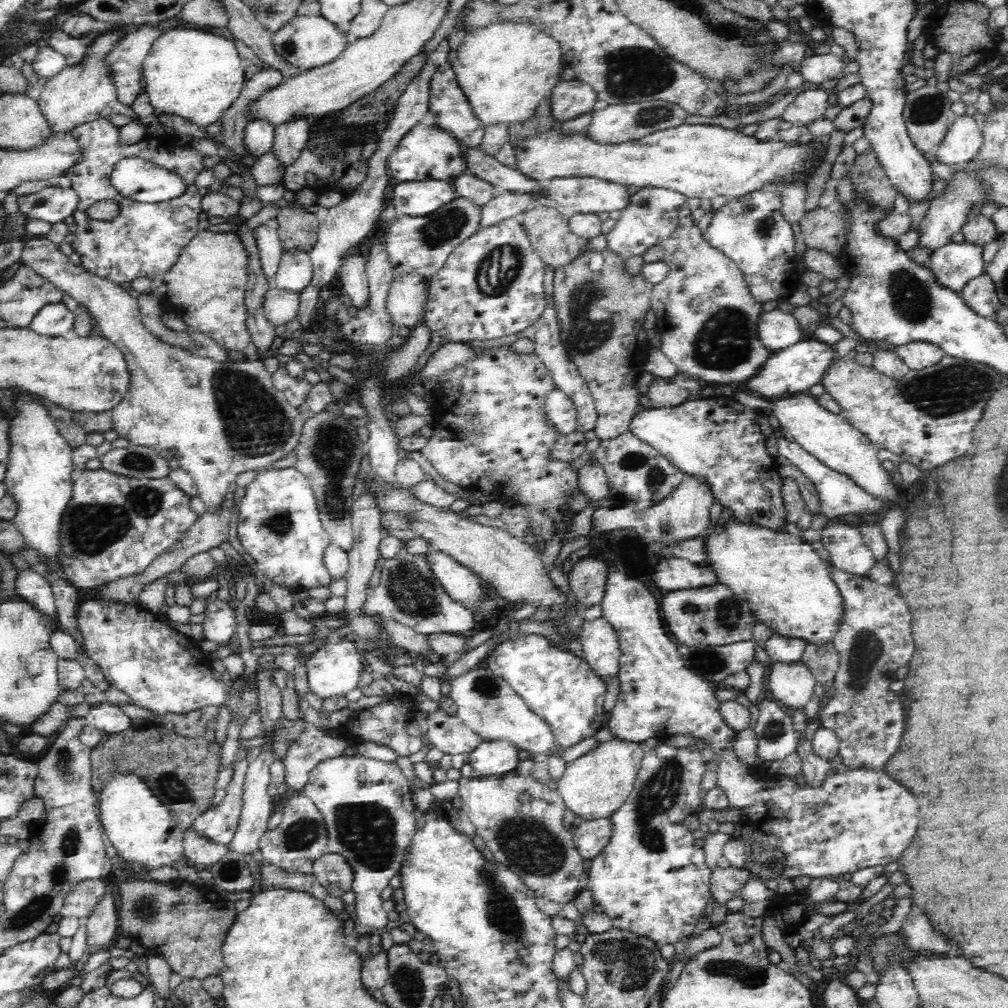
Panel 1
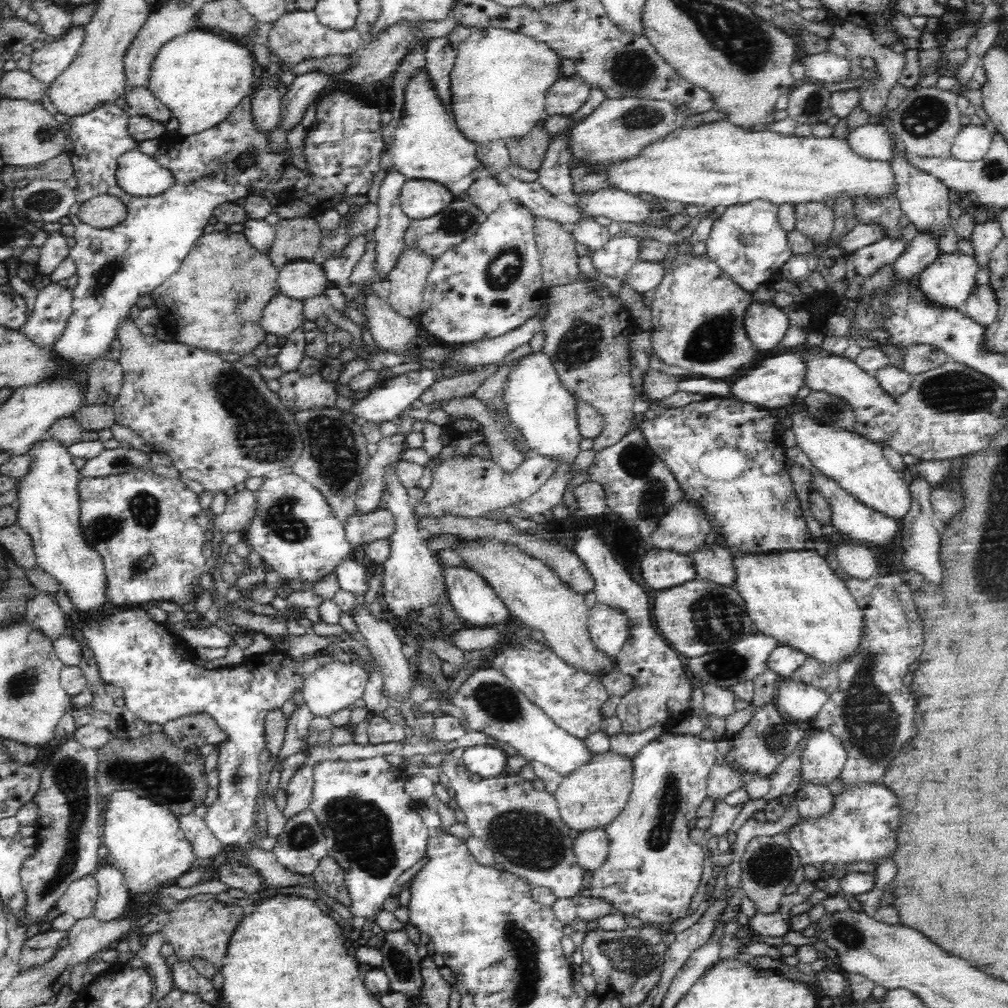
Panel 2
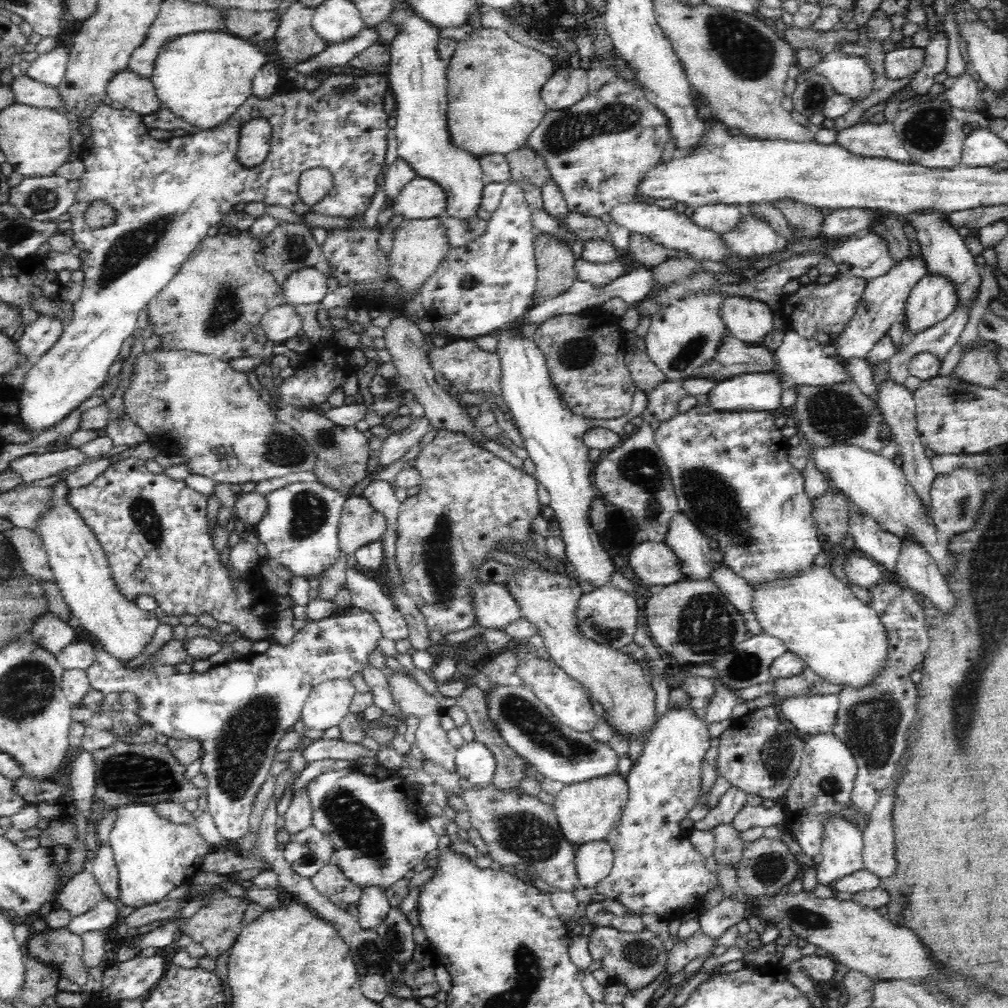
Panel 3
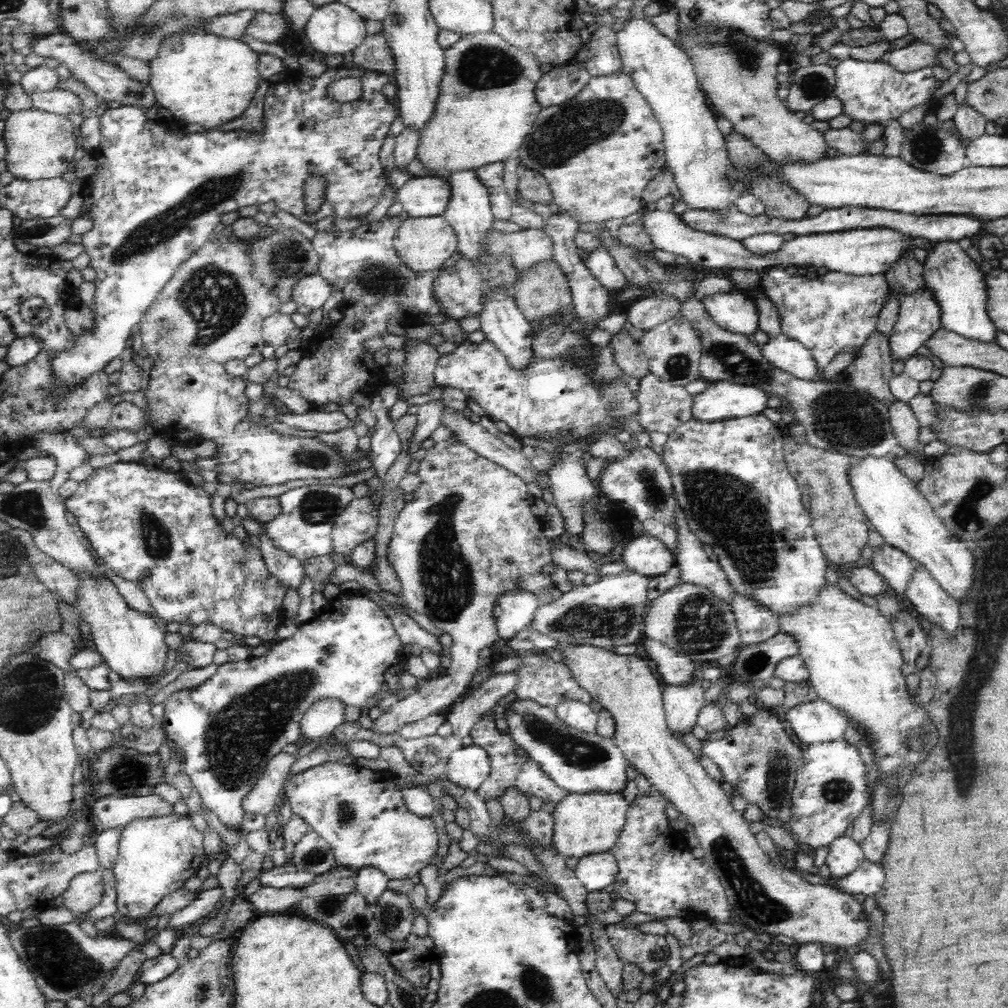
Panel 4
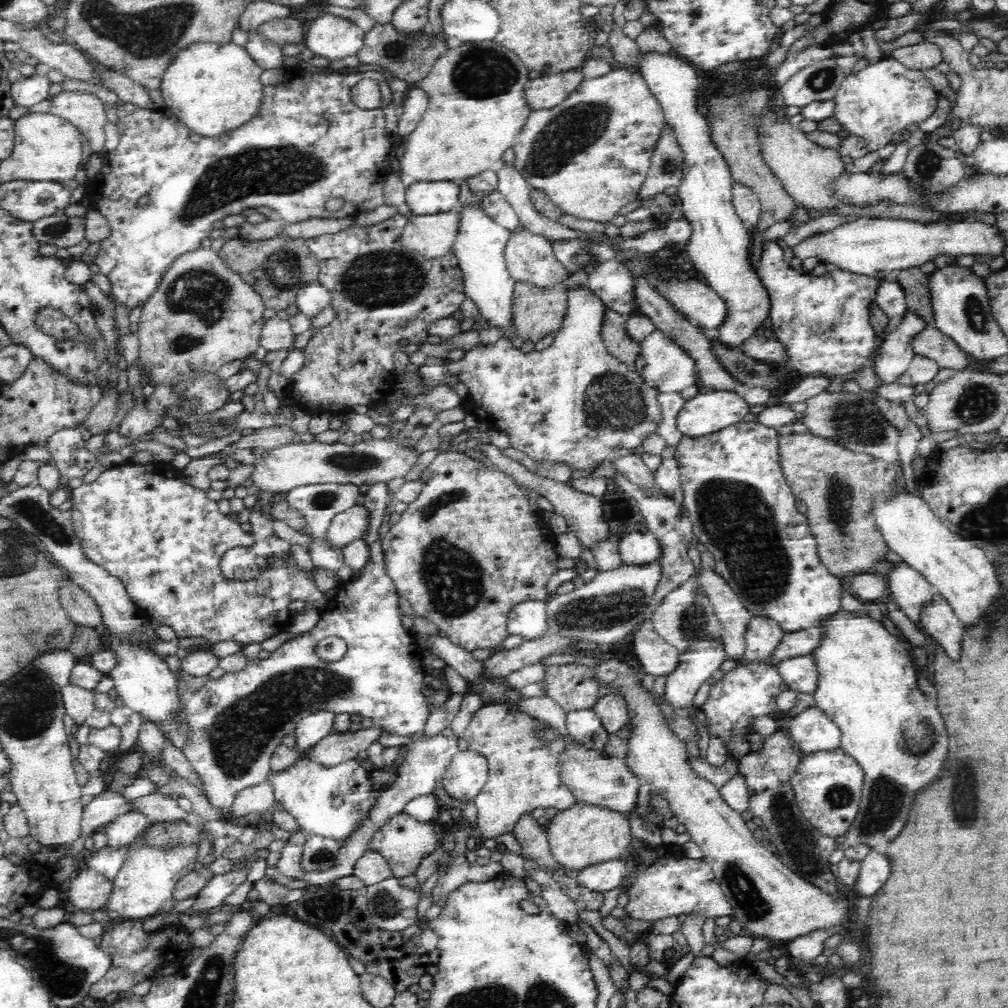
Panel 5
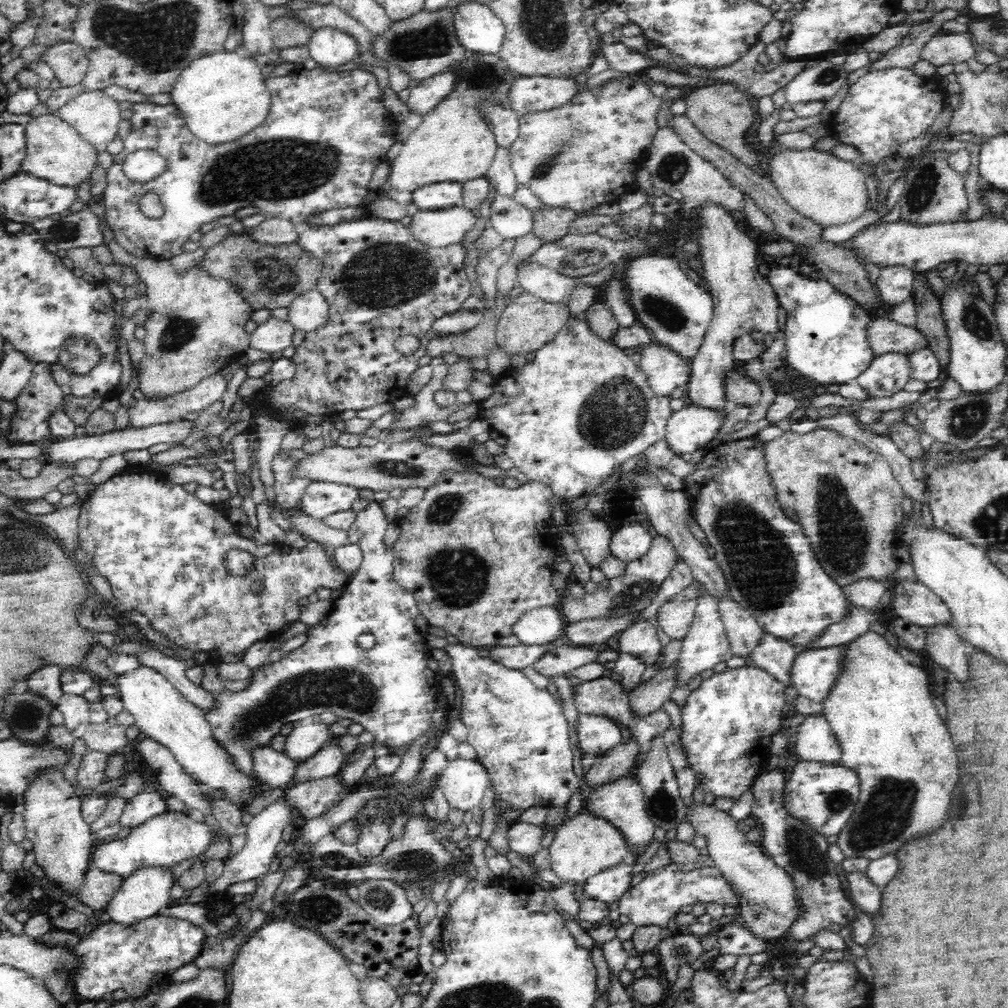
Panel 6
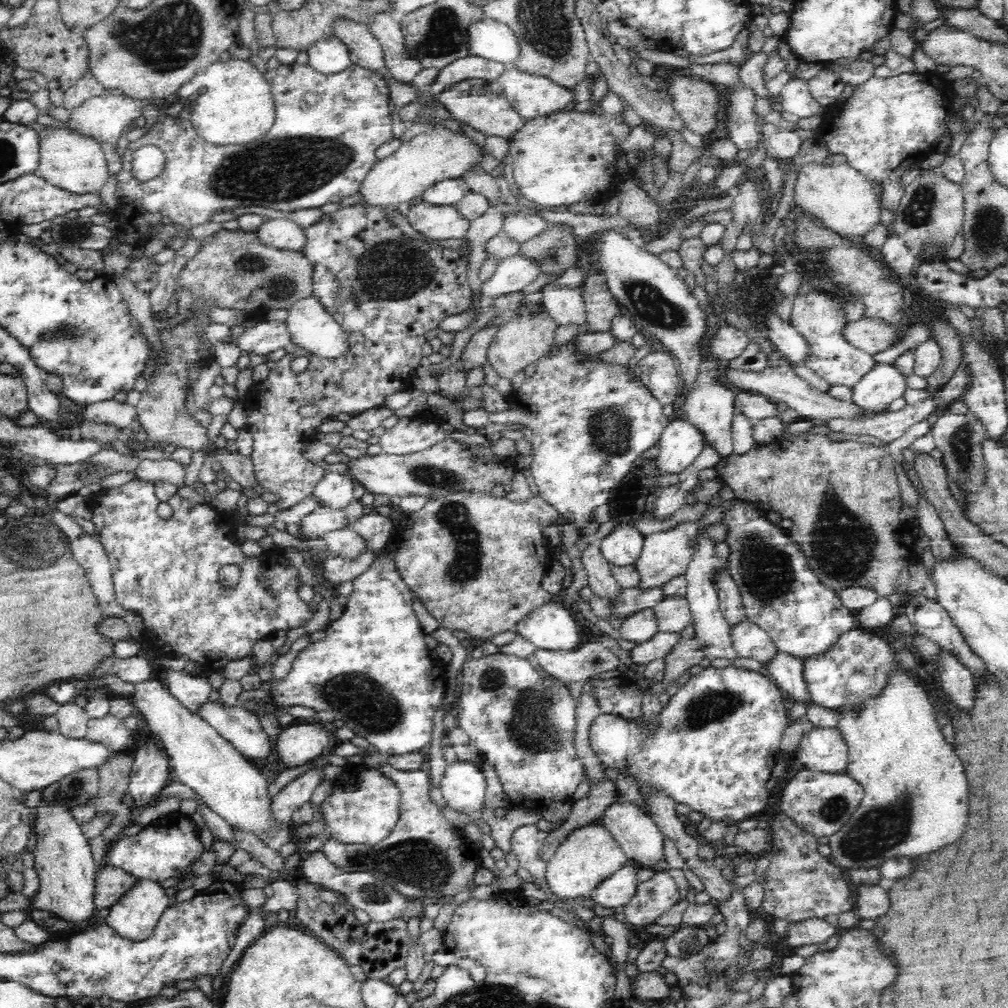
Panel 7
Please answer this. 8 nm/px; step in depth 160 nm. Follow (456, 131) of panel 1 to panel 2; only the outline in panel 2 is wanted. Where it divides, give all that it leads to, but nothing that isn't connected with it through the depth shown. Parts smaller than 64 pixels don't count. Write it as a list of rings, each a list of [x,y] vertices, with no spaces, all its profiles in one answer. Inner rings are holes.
[[[446,38],[428,39],[425,47],[426,64],[424,69],[431,82],[431,87],[446,113],[454,116],[450,76],[455,65],[456,50]]]

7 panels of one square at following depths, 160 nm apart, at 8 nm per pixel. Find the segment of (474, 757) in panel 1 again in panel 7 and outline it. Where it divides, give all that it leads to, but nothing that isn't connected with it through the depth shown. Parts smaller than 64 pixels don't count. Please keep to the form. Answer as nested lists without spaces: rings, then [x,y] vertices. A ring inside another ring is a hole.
[[[457,760],[446,766],[438,787],[450,808],[474,817],[484,804],[486,776],[480,766]]]

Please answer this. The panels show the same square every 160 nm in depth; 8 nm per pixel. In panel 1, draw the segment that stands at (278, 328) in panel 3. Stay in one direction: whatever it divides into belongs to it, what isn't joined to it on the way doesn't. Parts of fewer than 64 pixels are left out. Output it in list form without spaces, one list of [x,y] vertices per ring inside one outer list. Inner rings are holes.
[[[272,285],[264,298],[264,314],[275,327],[290,323],[296,318],[299,312],[300,293]]]

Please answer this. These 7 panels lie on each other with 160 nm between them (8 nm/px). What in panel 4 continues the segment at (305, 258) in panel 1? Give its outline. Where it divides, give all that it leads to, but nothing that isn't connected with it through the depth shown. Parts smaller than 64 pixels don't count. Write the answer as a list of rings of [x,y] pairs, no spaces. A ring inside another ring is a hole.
[[[320,272],[304,275],[292,287],[291,300],[297,305],[304,305],[311,309],[321,308],[332,291],[331,284],[322,278]]]

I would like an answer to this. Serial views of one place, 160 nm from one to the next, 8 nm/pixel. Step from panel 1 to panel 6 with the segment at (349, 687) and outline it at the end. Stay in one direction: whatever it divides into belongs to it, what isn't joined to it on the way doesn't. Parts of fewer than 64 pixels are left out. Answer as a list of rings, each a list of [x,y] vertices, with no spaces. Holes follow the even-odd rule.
[[[318,715],[305,718],[293,724],[294,729],[286,736],[285,754],[297,762],[310,758],[328,738],[331,728]]]

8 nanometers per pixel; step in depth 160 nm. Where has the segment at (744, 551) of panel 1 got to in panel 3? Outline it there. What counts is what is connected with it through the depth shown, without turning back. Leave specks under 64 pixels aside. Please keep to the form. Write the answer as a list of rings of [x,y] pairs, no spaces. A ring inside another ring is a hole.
[[[812,565],[799,569],[790,576],[778,576],[777,579],[764,579],[751,586],[751,608],[762,633],[781,640],[787,651],[804,660],[805,666],[818,675],[834,683],[844,685],[863,685],[882,668],[886,660],[888,643],[886,629],[870,609],[852,593],[851,588],[841,582],[834,573],[824,566]]]

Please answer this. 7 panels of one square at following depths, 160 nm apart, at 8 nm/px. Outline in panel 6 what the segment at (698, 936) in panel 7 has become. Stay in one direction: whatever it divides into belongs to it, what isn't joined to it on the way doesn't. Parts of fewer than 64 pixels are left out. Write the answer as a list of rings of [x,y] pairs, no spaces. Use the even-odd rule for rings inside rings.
[[[664,934],[664,938],[654,948],[653,959],[663,967],[665,978],[674,982],[681,964],[690,964],[703,951],[700,938],[694,934]]]

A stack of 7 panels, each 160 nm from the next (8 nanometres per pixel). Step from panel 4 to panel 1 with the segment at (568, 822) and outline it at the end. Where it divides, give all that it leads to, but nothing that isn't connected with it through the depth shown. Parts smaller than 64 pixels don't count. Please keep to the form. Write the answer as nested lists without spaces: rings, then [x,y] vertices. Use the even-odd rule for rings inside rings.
[[[615,737],[608,742],[601,742],[567,763],[563,776],[557,782],[556,790],[562,796],[566,808],[582,819],[609,817],[619,806],[625,803],[633,789],[642,758],[646,751],[642,744],[634,741],[620,740]]]

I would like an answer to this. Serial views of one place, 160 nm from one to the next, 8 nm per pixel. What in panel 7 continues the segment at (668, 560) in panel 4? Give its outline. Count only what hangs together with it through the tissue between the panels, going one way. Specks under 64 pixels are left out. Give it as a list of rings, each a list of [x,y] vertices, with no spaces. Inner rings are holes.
[[[620,526],[600,541],[600,549],[611,565],[633,565],[642,554],[644,540],[638,528]]]

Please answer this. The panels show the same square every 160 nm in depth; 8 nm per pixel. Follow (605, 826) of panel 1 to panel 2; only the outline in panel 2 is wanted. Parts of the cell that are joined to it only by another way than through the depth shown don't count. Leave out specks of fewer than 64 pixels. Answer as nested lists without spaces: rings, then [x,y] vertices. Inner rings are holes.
[[[605,827],[589,828],[578,831],[573,840],[578,865],[586,872],[594,872],[607,857],[610,839]]]

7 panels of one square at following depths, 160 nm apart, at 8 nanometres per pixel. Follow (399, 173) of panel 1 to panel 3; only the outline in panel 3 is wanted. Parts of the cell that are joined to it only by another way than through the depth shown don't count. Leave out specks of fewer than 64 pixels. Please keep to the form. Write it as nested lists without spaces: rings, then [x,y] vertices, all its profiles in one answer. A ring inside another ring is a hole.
[[[391,12],[390,22],[400,27],[400,34],[391,41],[389,72],[390,90],[396,98],[396,152],[397,159],[403,160],[414,171],[415,177],[429,179],[440,185],[446,192],[445,214],[457,217],[476,215],[481,206],[481,194],[485,182],[480,161],[472,152],[459,148],[453,141],[448,127],[447,66],[439,59],[436,43],[441,39],[440,29],[409,12]]]

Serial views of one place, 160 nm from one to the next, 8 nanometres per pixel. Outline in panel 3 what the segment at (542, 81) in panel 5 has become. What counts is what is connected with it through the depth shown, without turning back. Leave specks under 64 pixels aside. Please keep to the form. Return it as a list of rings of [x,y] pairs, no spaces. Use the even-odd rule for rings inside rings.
[[[560,63],[554,76],[542,87],[541,97],[548,109],[566,109],[580,103],[589,94],[588,73]]]

